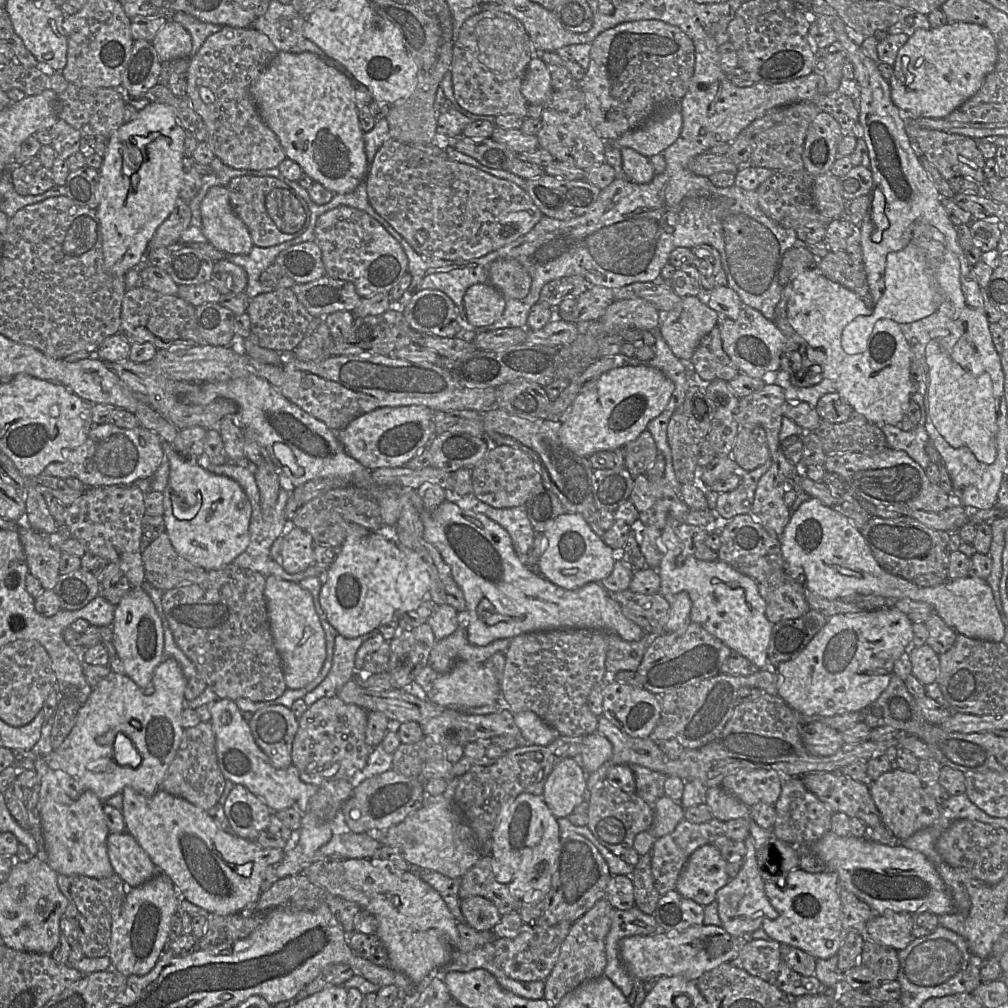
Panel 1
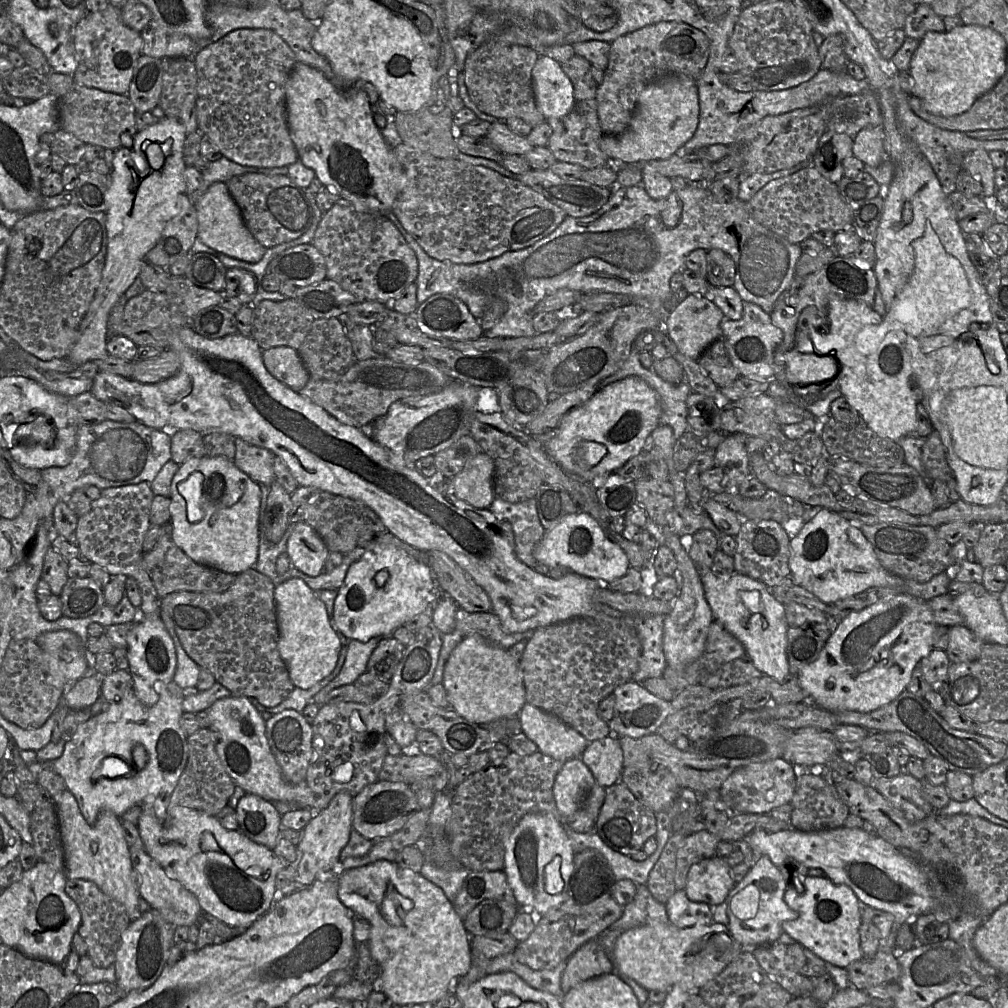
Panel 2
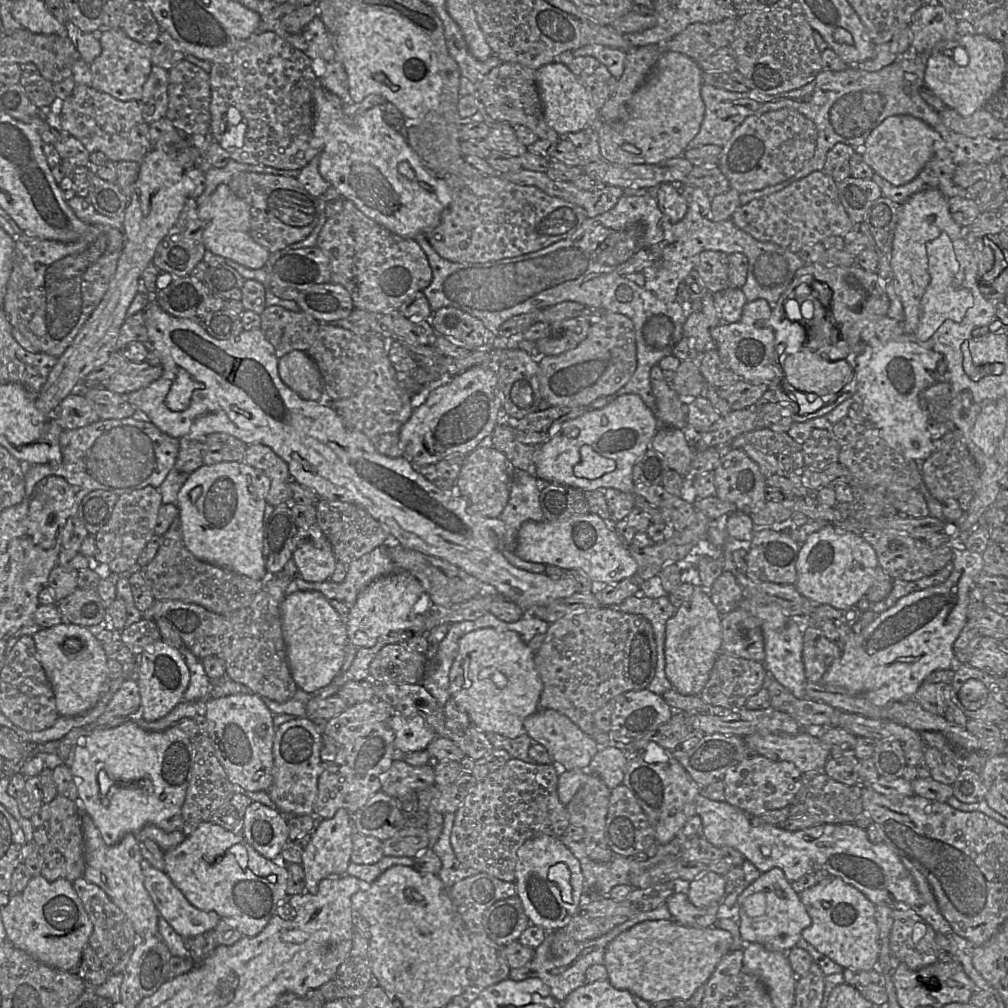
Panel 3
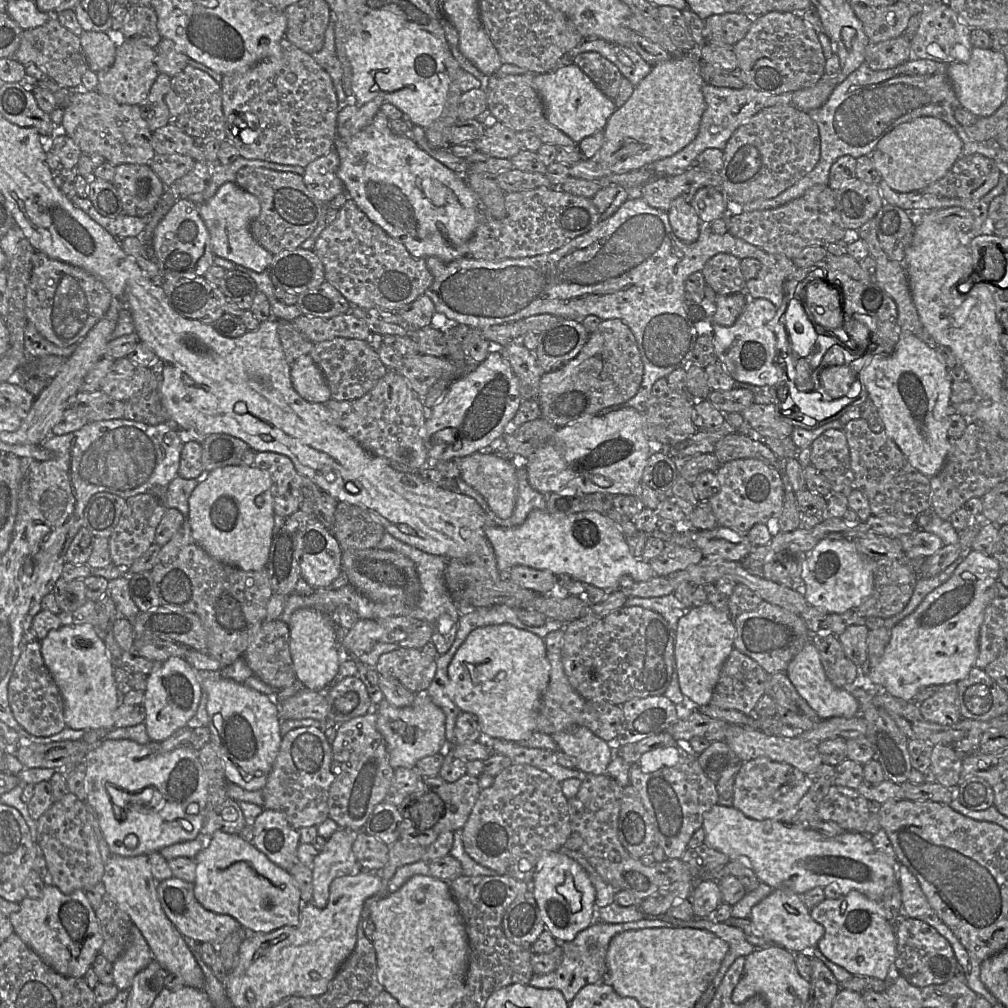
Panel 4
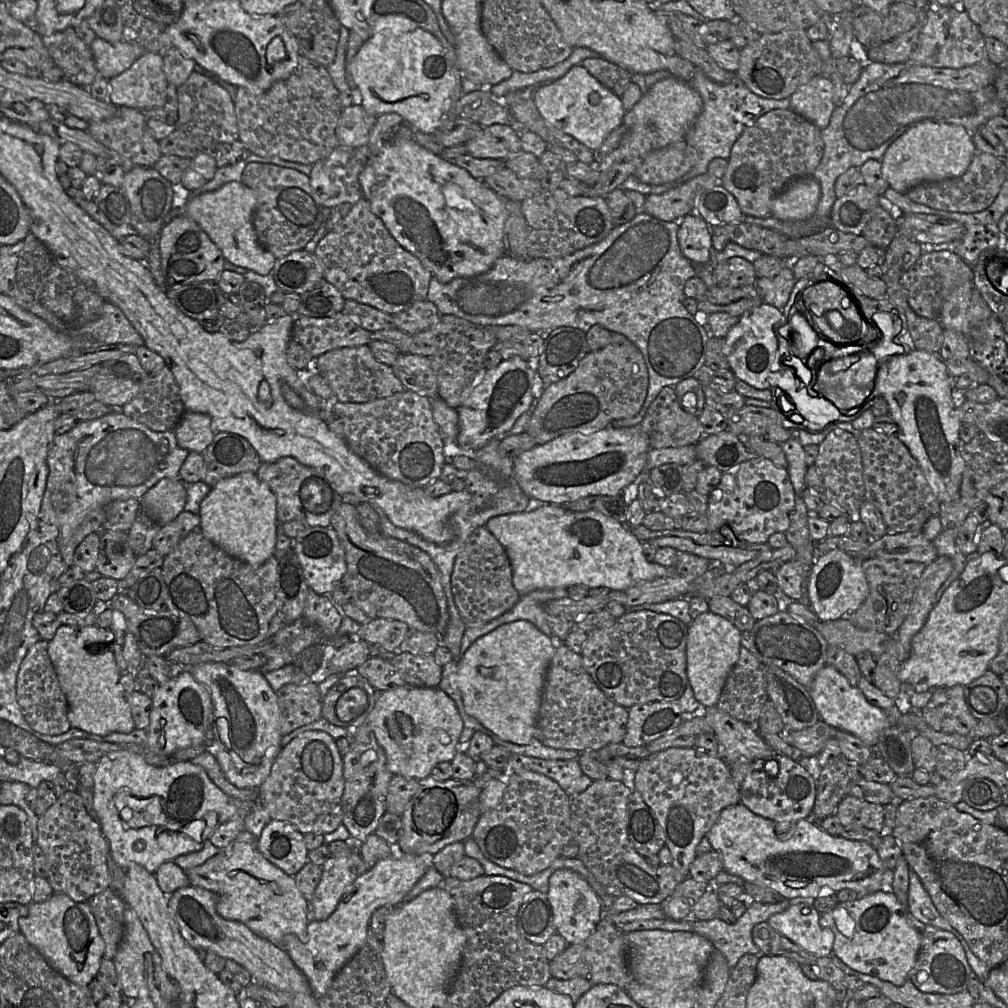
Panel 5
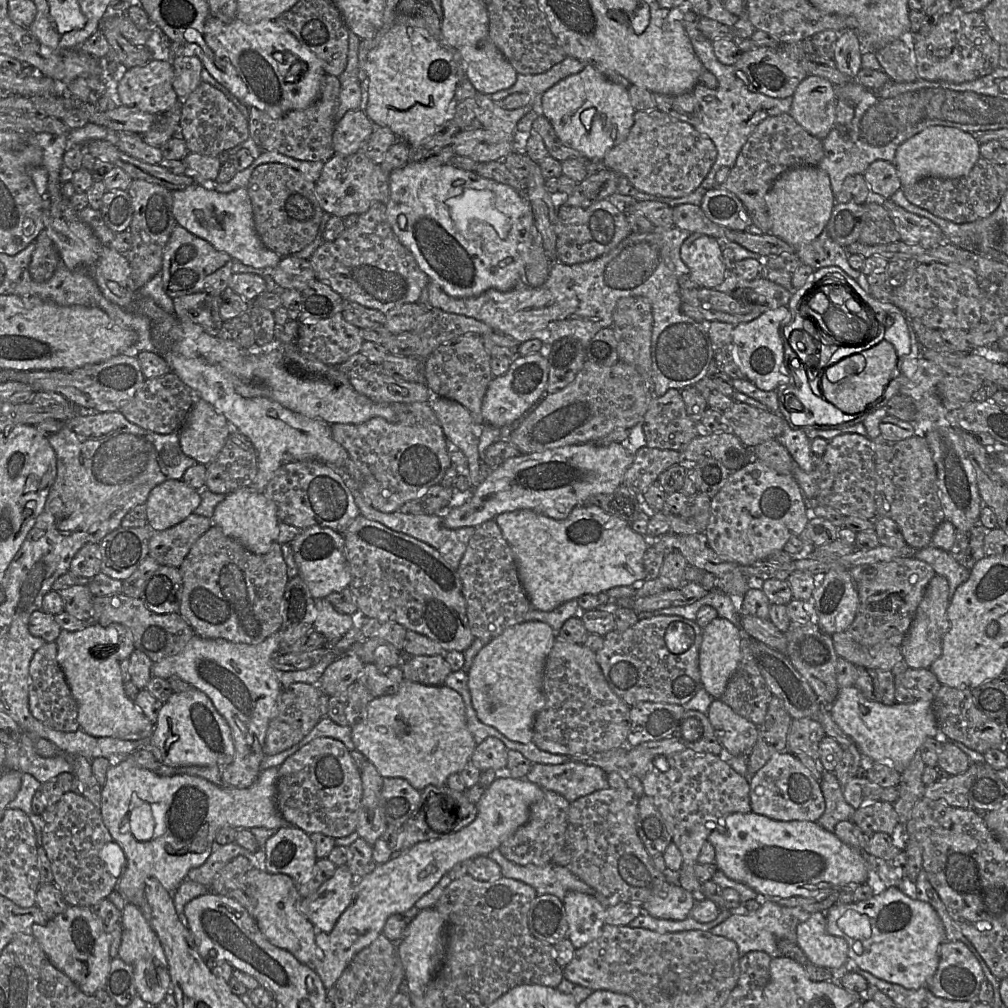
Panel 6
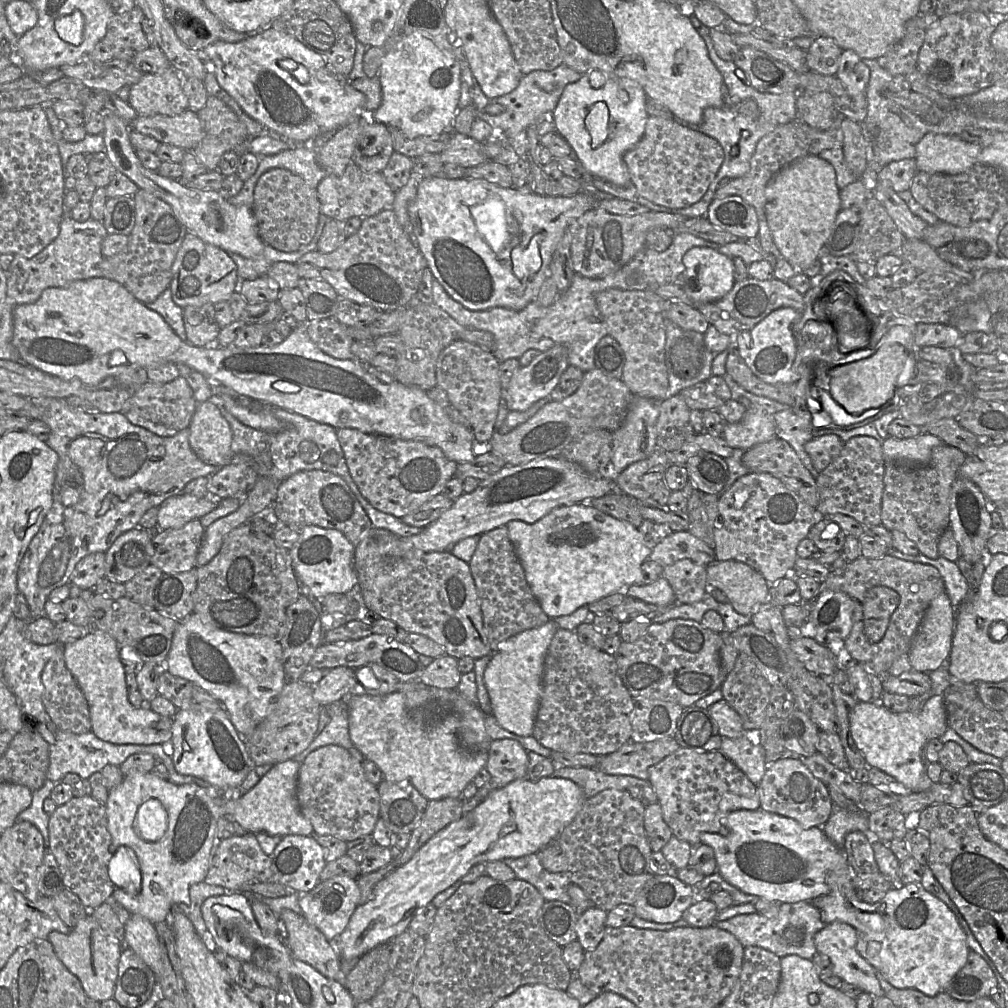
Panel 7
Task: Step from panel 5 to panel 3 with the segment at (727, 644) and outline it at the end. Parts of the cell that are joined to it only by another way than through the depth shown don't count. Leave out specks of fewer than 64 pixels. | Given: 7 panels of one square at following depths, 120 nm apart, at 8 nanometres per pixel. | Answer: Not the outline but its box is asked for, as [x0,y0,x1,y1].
[665,568,722,696]

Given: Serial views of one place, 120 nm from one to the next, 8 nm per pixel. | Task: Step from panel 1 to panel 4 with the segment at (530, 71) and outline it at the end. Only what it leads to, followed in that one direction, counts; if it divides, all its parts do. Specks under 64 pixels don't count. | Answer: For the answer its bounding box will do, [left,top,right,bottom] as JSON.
[533,64,617,144]

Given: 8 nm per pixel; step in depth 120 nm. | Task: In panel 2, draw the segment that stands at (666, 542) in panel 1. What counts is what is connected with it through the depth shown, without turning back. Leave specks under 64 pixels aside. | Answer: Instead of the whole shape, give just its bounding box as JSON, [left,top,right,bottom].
[700,572,790,681]

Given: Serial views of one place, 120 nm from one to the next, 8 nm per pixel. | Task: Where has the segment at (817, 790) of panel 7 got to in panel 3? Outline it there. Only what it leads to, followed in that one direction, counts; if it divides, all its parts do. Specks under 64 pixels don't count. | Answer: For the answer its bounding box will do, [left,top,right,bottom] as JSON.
[724,755,802,817]

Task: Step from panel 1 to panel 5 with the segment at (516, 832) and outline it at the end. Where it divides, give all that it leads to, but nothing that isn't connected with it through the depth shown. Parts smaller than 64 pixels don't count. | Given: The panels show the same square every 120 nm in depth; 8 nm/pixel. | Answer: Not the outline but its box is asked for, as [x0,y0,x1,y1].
[546,870,604,944]

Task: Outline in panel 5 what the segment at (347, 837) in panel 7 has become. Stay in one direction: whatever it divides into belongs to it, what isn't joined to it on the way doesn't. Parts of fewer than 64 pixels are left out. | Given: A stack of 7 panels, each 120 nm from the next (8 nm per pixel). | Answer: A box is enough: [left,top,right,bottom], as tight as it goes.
[258,731,344,834]

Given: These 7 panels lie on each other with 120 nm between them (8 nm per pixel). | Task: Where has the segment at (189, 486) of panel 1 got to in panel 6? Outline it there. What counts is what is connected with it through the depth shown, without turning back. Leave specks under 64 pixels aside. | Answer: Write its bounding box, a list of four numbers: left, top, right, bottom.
[212,487,279,554]

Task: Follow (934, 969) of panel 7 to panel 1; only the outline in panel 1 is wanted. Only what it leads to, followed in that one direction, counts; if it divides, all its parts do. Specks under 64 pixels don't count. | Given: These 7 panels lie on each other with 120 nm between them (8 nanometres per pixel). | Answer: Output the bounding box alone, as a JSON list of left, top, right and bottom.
[761,868,845,959]

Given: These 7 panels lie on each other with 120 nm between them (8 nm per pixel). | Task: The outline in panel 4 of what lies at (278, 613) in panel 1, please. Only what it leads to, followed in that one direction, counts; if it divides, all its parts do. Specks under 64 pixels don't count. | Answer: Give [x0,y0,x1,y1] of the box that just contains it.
[287,608,340,690]

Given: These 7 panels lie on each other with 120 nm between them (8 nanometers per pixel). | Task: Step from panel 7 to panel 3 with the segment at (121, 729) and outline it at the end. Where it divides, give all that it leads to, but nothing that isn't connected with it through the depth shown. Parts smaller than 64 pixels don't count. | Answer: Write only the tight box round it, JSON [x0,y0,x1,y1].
[32,623,109,716]

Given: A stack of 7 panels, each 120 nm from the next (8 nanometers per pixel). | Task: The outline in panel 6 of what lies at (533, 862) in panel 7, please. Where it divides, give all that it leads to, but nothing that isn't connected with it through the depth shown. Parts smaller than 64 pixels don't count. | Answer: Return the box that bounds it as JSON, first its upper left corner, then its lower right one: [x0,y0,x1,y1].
[487,849,595,901]

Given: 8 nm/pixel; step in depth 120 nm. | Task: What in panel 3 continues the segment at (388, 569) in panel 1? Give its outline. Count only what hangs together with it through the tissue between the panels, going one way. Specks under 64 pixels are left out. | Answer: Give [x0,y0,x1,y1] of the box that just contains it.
[346,571,434,648]

